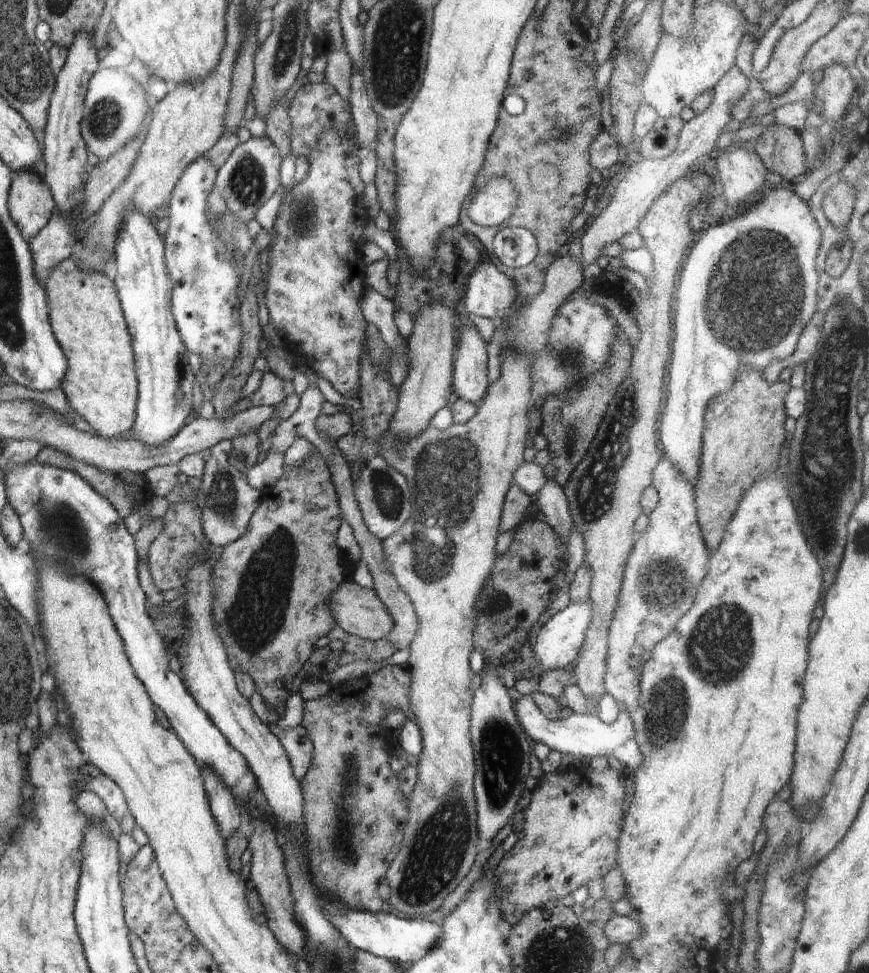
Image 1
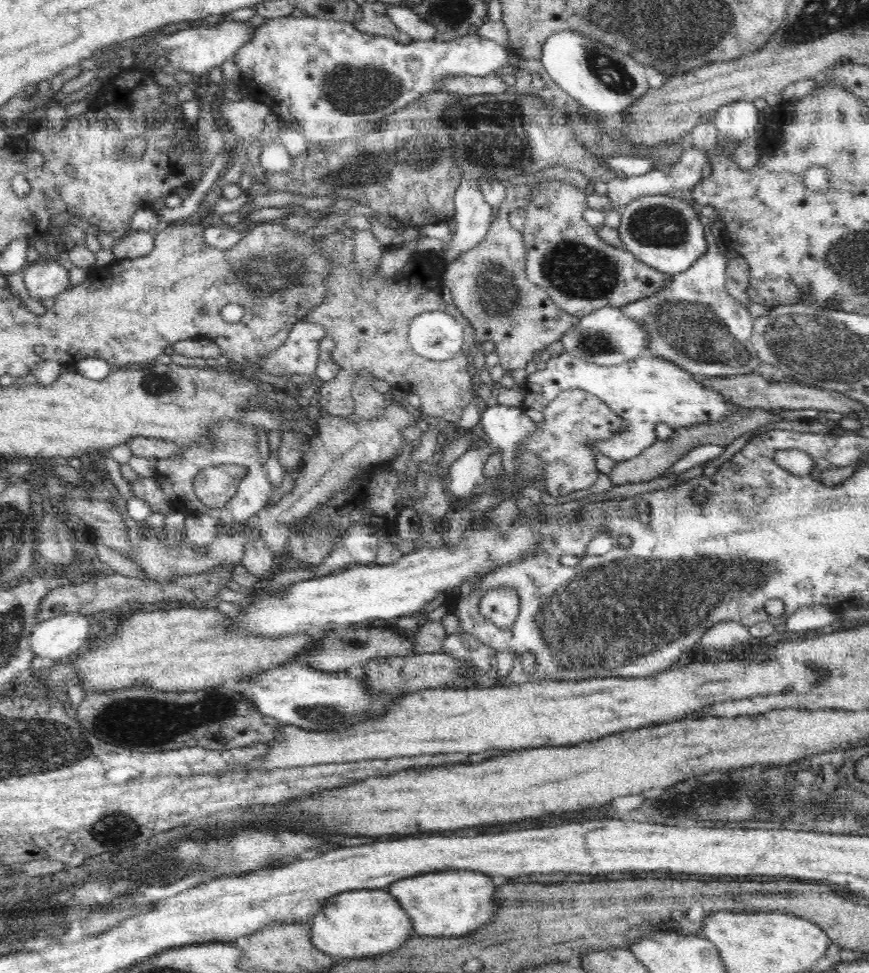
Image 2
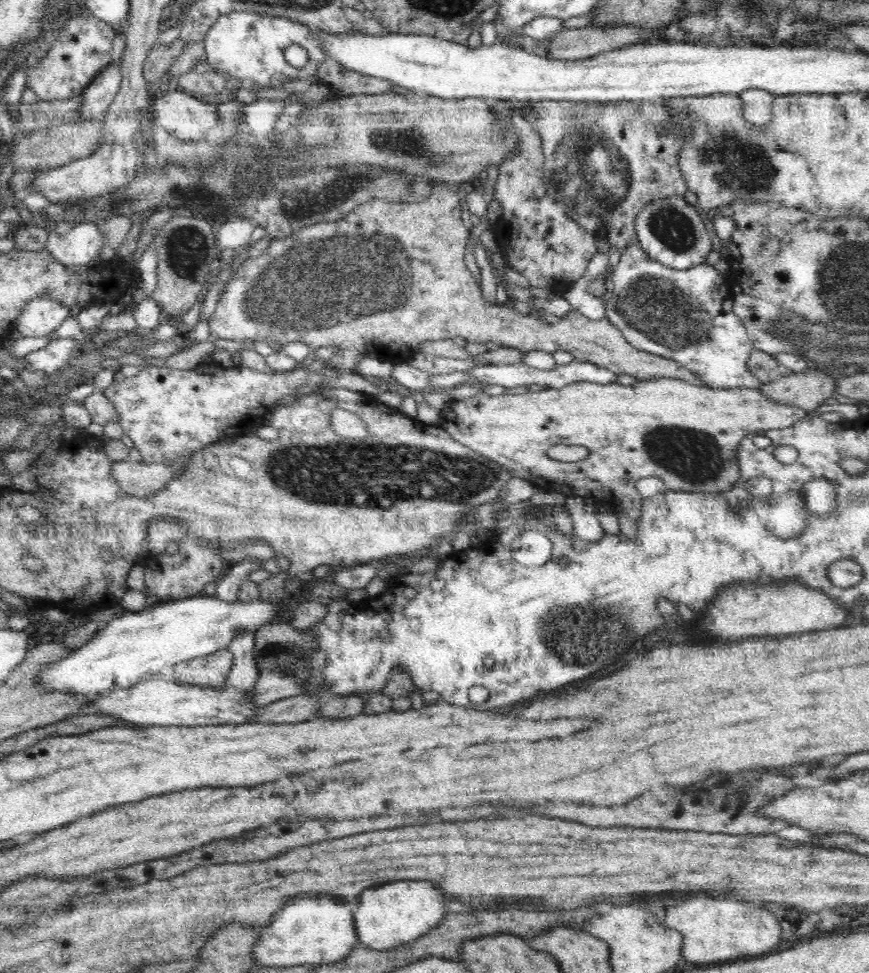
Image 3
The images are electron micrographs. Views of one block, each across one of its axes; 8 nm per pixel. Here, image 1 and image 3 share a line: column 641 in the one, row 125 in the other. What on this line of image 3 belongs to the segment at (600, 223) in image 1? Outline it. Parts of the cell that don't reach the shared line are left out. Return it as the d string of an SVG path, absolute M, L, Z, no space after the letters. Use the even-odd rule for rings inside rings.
M167 91L164 96L153 99L152 103L157 118L156 124L182 141L199 141L204 139L210 130L219 127L217 105L198 100L194 94Z

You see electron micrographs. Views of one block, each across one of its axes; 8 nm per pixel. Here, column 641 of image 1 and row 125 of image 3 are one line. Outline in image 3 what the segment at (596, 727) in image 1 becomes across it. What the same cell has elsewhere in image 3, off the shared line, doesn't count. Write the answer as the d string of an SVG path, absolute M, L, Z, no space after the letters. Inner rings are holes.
M748 89L738 94L743 117L756 131L762 131L774 114L775 94L762 89Z

